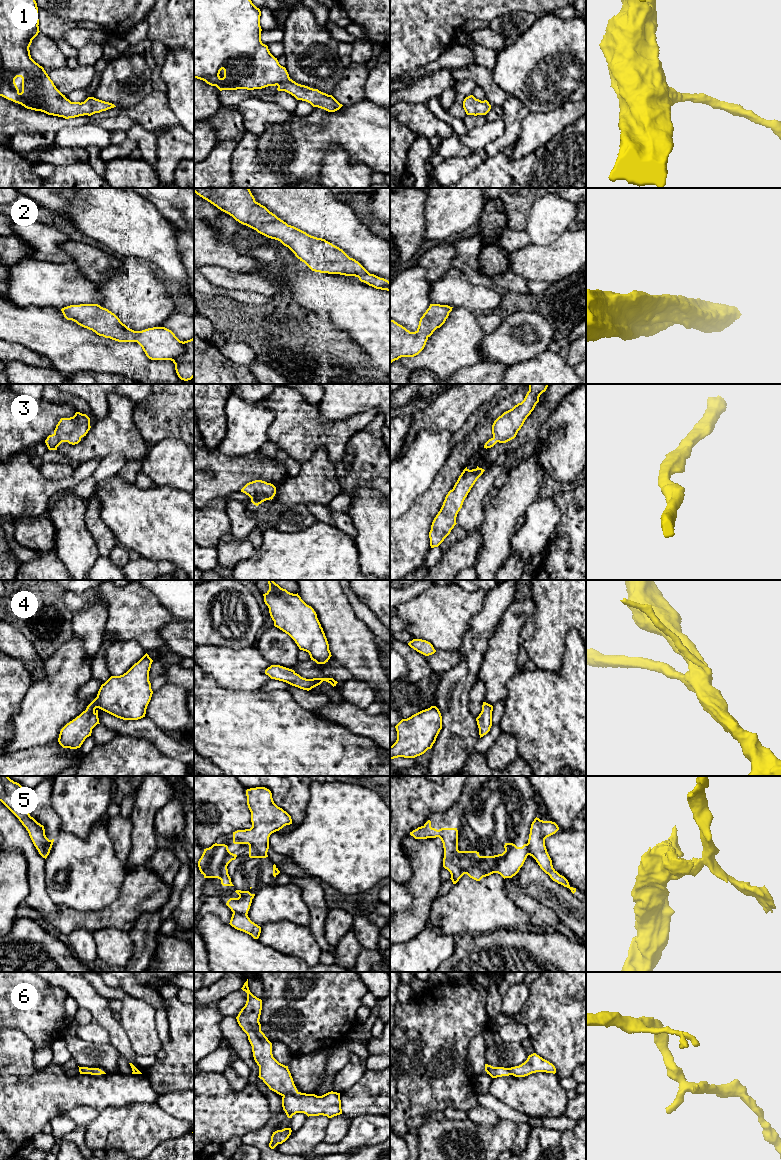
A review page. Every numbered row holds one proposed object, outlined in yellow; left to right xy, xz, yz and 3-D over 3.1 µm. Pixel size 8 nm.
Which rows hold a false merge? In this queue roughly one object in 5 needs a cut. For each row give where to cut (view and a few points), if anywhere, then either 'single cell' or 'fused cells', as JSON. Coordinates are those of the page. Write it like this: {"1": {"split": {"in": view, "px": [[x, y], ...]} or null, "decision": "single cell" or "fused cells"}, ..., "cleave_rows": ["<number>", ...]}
{"1": {"split": null, "decision": "single cell"}, "2": {"split": null, "decision": "single cell"}, "3": {"split": null, "decision": "single cell"}, "4": {"split": null, "decision": "single cell"}, "5": {"split": {"in": "xz", "px": [[233, 911], [246, 914]]}, "decision": "fused cells"}, "6": {"split": null, "decision": "single cell"}, "cleave_rows": ["5"]}

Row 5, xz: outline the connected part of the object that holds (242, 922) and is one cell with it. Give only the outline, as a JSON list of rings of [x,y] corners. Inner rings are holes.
[[[232,914],[230,923],[232,927],[251,935],[254,939],[258,939],[261,933],[261,927],[250,920],[247,914]]]

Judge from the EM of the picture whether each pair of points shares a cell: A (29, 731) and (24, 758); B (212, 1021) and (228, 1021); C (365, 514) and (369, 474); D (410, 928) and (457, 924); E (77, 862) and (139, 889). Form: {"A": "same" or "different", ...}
{"A": "different", "B": "different", "C": "different", "D": "different", "E": "different"}

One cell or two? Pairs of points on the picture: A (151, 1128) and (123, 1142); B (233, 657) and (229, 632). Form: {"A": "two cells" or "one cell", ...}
{"A": "one cell", "B": "two cells"}

